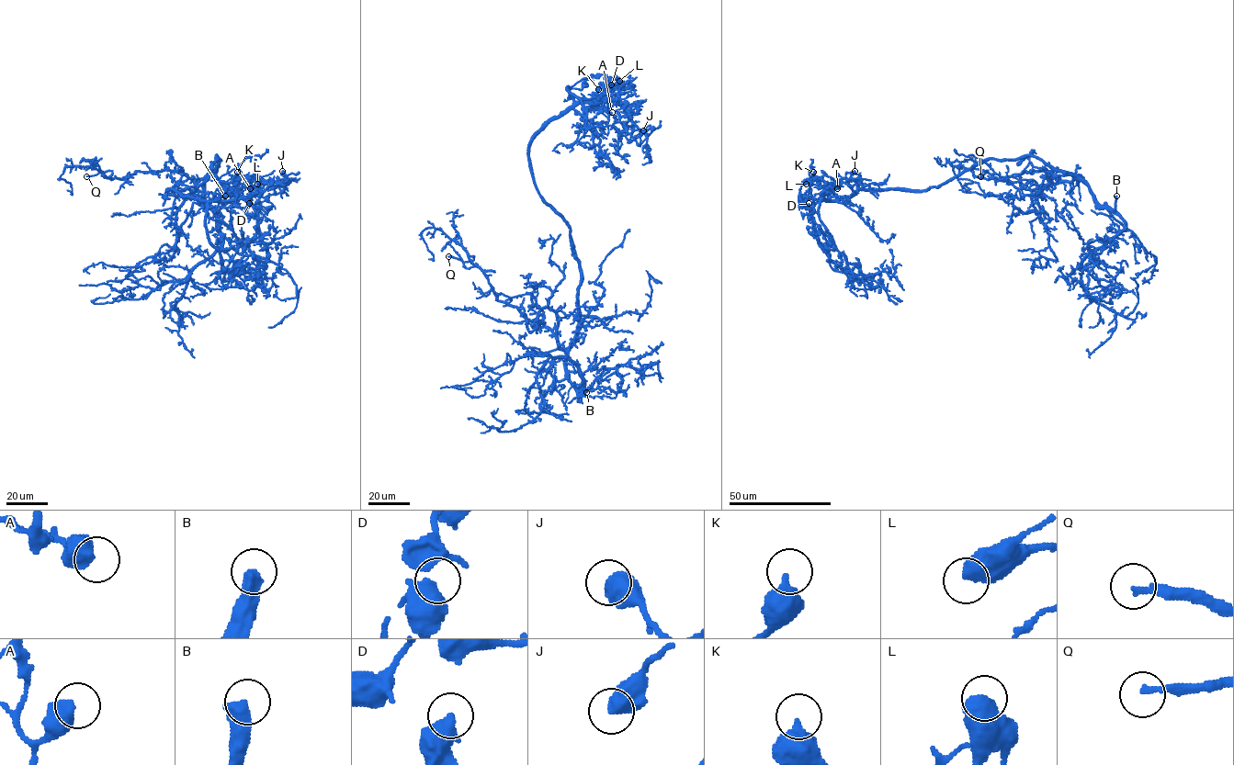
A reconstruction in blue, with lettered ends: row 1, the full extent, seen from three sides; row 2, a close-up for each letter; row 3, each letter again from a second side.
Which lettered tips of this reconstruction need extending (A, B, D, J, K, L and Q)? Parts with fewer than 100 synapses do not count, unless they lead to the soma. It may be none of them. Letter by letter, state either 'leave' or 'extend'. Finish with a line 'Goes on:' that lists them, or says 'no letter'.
A: leave
B: extend
D: leave
J: leave
K: leave
L: leave
Q: leave
Goes on: B

